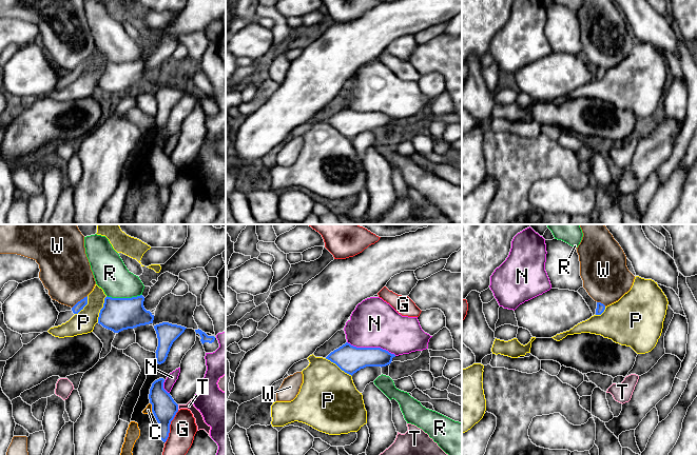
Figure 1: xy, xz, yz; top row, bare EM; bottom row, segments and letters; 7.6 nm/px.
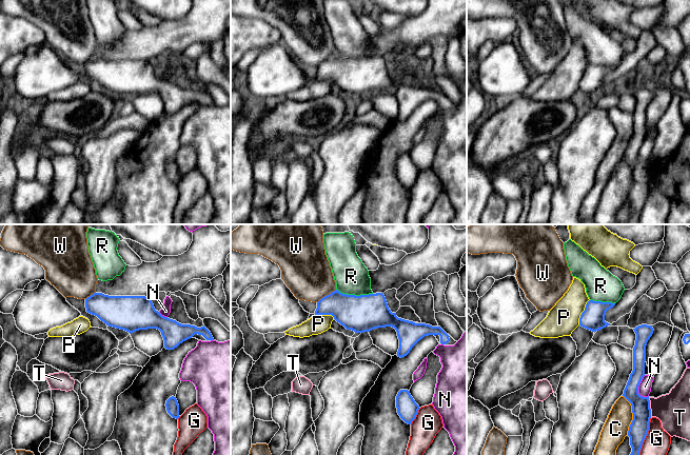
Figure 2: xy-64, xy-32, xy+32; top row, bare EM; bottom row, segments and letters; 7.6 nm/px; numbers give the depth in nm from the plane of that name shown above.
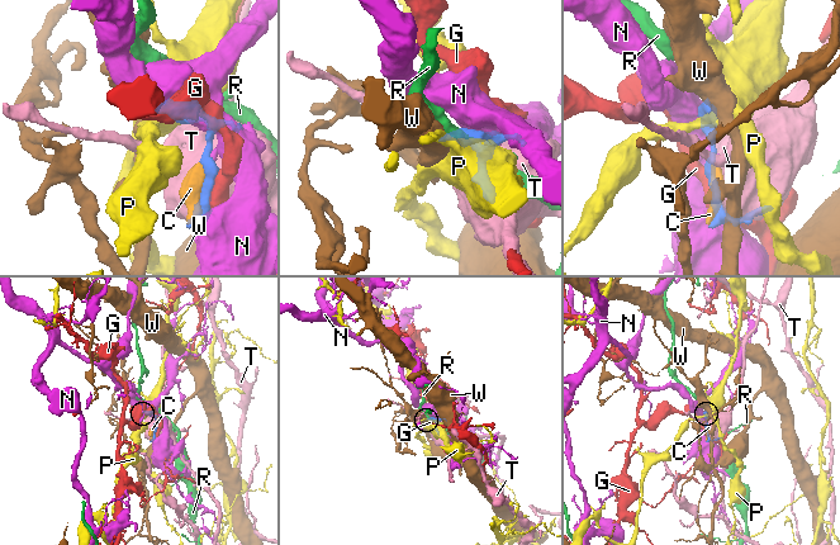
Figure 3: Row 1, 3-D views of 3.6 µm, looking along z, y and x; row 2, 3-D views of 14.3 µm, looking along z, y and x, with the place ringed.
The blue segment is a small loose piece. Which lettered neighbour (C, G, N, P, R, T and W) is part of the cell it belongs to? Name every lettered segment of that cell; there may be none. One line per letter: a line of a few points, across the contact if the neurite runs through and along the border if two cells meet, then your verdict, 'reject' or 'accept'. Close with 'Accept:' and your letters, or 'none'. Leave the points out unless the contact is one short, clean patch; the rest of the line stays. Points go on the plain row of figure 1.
C: reject
G: reject
N: reject
P: line xz (325, 122), (334, 126), (351, 140); reject
R: line xy (141, 58), (135, 61), (107, 60); reject
T: reject
W: line xy (86, 59), (72, 72); reject
Accept: none

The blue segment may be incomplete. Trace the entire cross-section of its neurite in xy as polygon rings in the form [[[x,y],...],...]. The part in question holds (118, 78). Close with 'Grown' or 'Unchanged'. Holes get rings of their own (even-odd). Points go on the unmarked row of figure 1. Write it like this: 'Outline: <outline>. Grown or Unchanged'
Outline: [[[142,59],[132,62],[107,60],[99,77],[98,87],[114,97],[153,87],[154,79],[144,73],[143,65]]]. Unchanged

